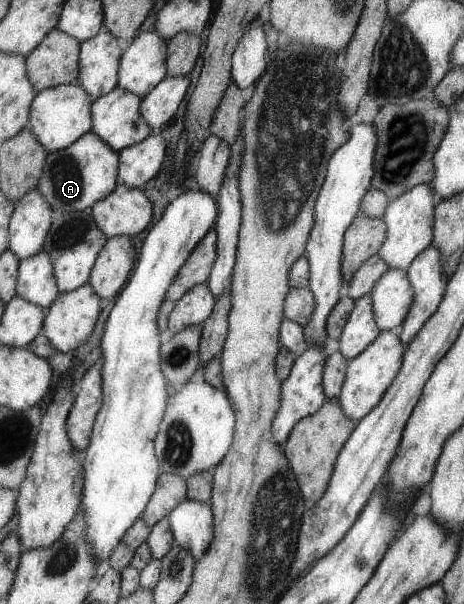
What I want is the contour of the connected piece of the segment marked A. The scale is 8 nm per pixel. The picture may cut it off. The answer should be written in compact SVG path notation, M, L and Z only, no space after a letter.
M91 131L67 149L52 152L44 167L44 175L40 179L39 188L52 203L55 214L91 210L97 202L109 197L117 189L120 181L120 152L99 134Z

